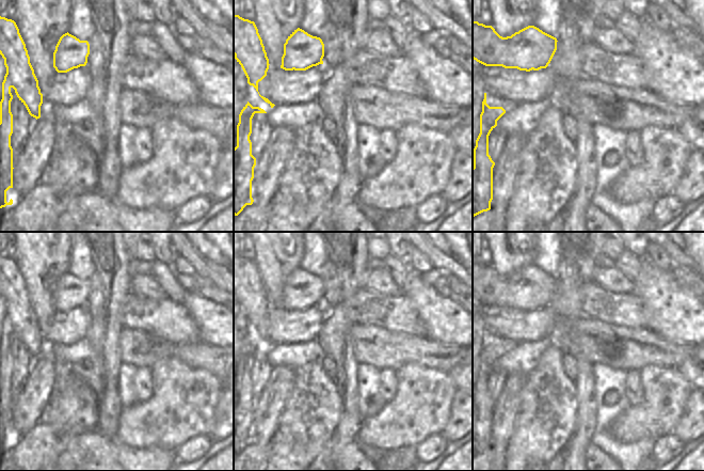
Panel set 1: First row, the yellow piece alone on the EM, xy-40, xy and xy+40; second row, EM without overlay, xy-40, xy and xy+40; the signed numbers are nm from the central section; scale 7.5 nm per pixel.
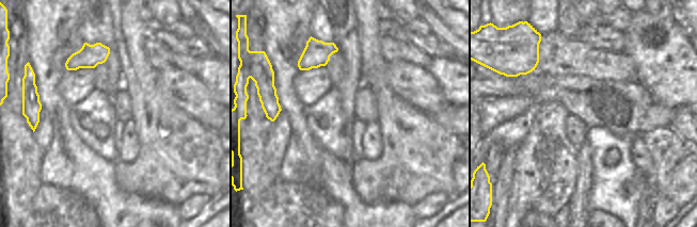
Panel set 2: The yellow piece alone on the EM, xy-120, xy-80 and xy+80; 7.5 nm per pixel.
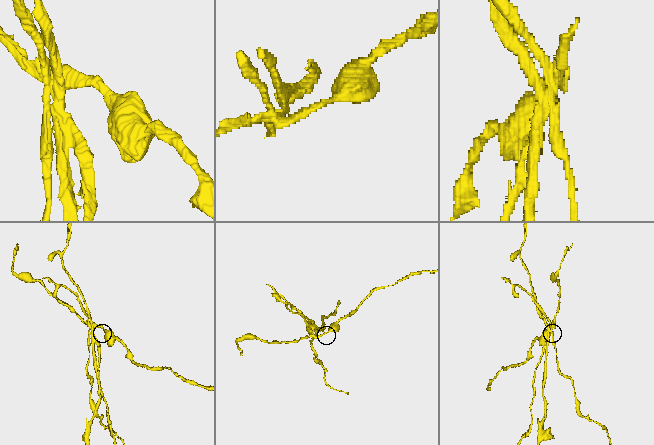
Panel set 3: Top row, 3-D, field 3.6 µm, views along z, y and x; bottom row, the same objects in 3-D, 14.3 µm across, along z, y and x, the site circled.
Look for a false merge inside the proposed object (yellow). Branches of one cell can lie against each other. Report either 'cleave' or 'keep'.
cleave

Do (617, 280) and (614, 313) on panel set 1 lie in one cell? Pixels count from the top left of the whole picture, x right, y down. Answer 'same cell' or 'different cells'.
different cells

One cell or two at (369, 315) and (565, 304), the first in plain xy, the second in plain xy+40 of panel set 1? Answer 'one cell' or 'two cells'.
one cell

